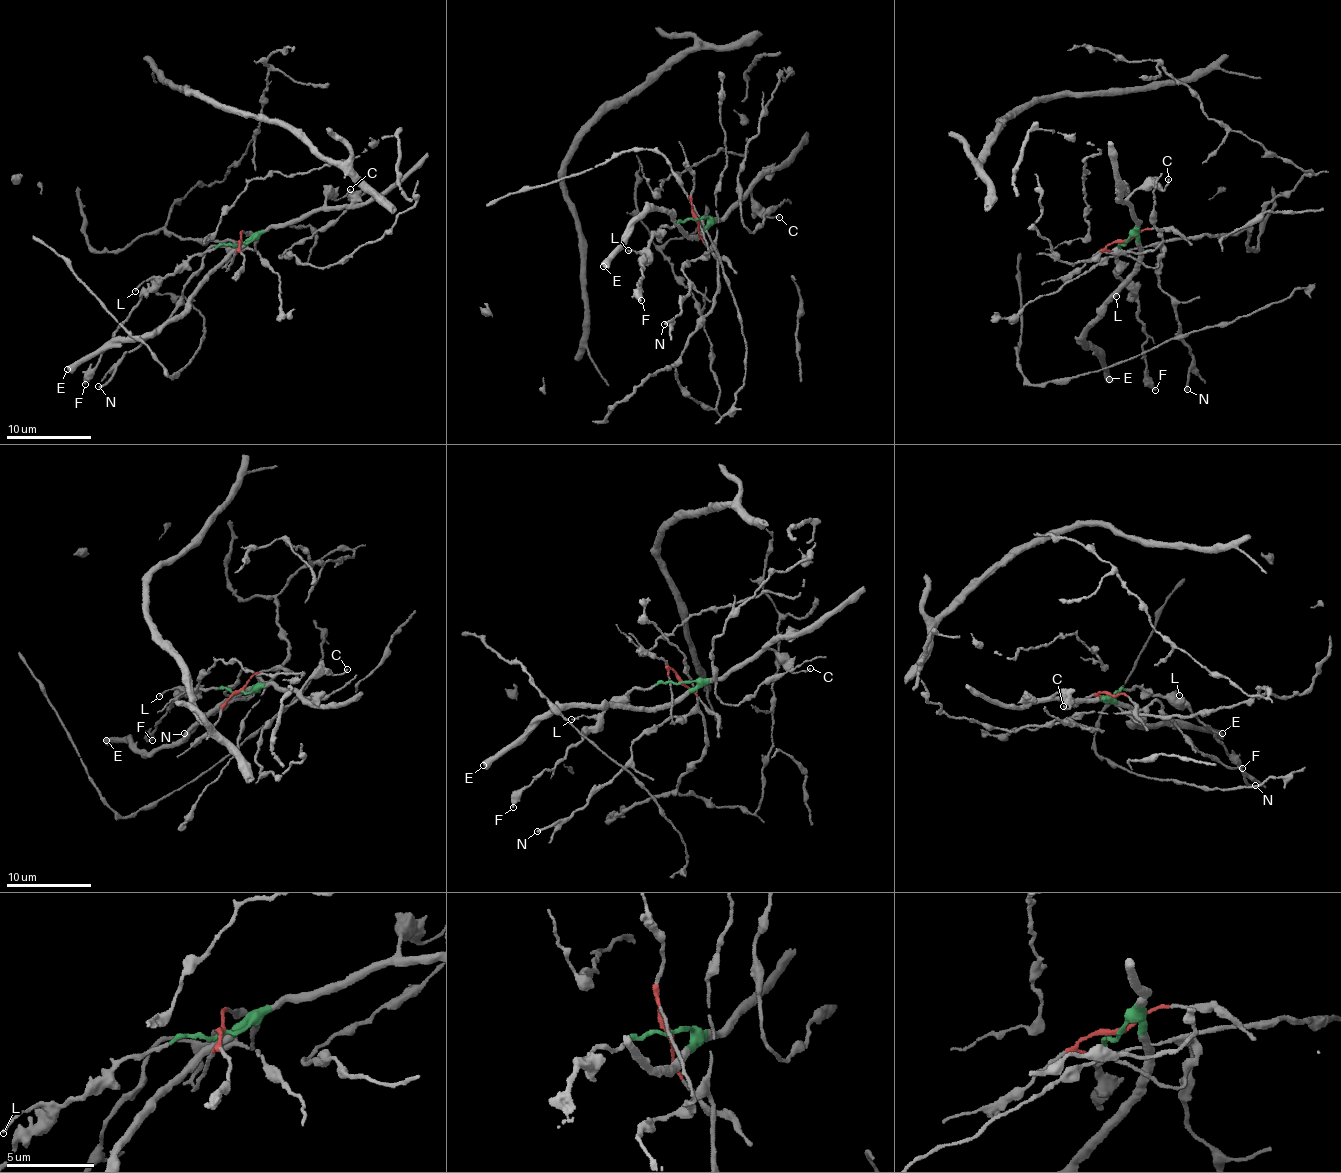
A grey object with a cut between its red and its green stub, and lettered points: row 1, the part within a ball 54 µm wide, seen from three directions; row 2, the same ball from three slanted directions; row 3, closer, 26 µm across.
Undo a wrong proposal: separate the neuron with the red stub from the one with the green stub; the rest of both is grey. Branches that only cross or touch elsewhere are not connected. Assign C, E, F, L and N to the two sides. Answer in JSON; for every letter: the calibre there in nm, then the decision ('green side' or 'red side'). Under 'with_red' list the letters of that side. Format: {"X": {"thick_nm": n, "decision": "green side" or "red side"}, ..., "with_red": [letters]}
{"C": {"thick_nm": 130, "decision": "green side"}, "E": {"thick_nm": 600, "decision": "green side"}, "F": {"thick_nm": 360, "decision": "green side"}, "L": {"thick_nm": 150, "decision": "green side"}, "N": {"thick_nm": 200, "decision": "red side"}, "with_red": ["N"]}

